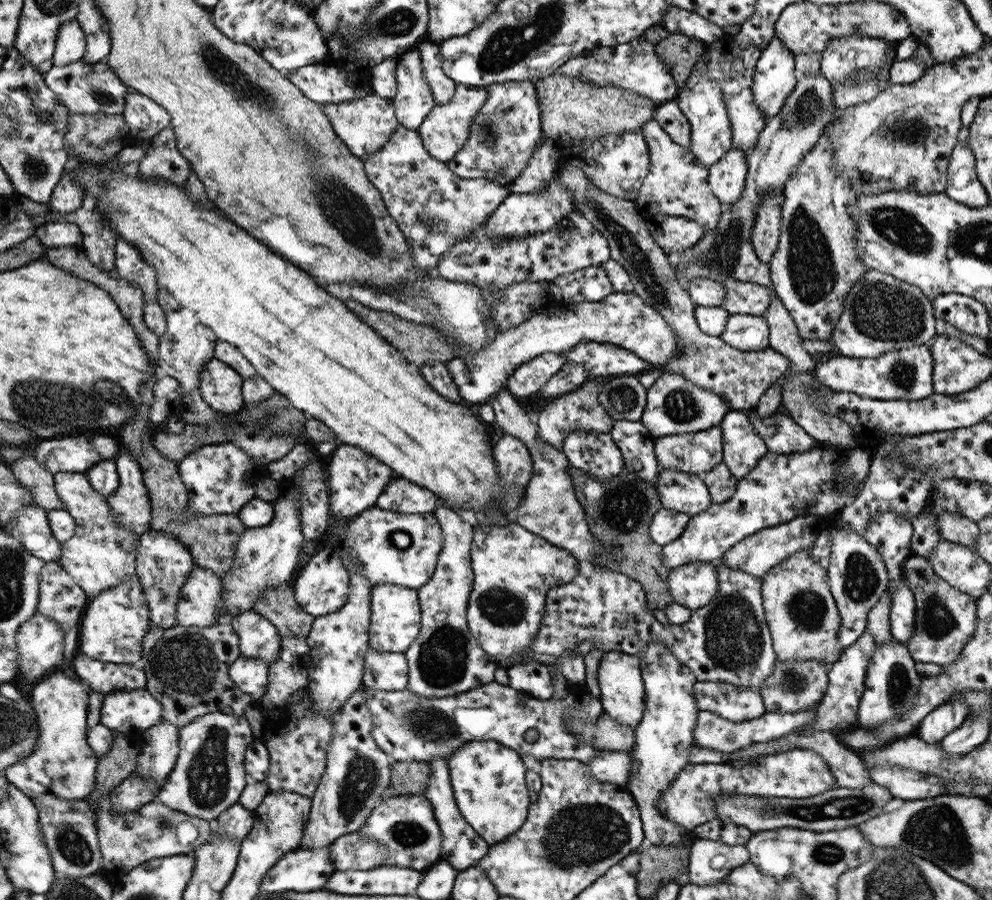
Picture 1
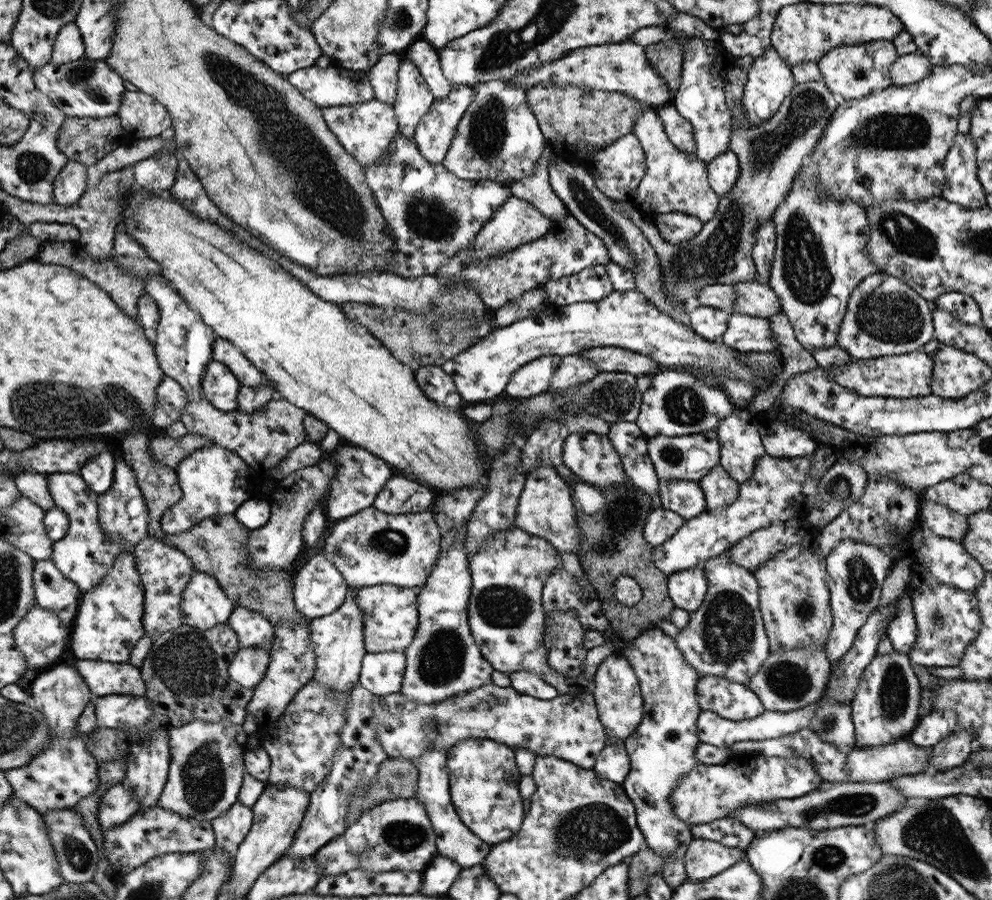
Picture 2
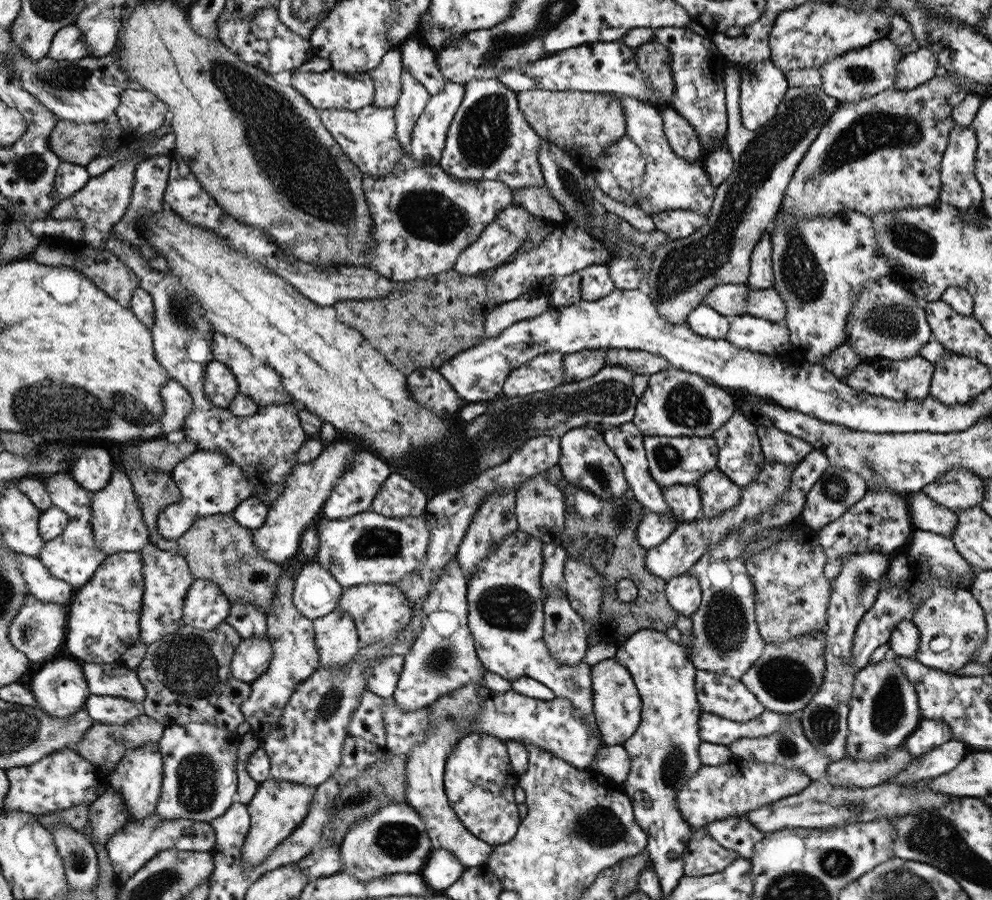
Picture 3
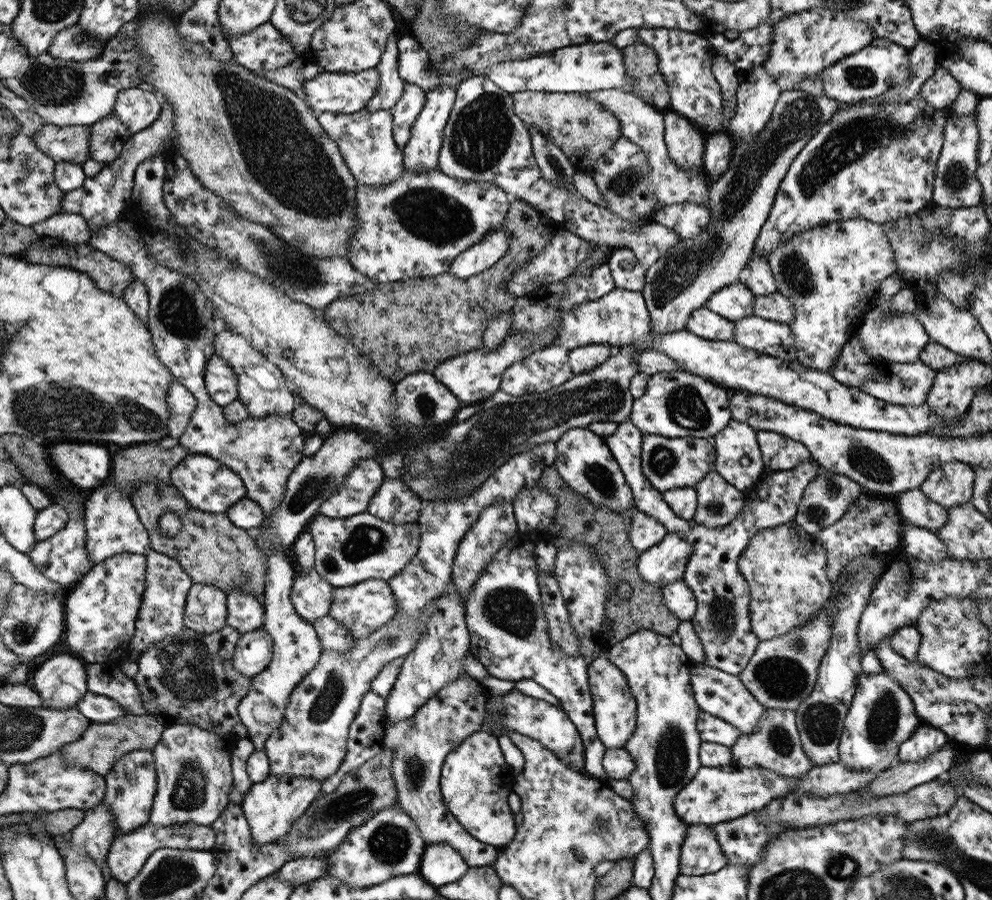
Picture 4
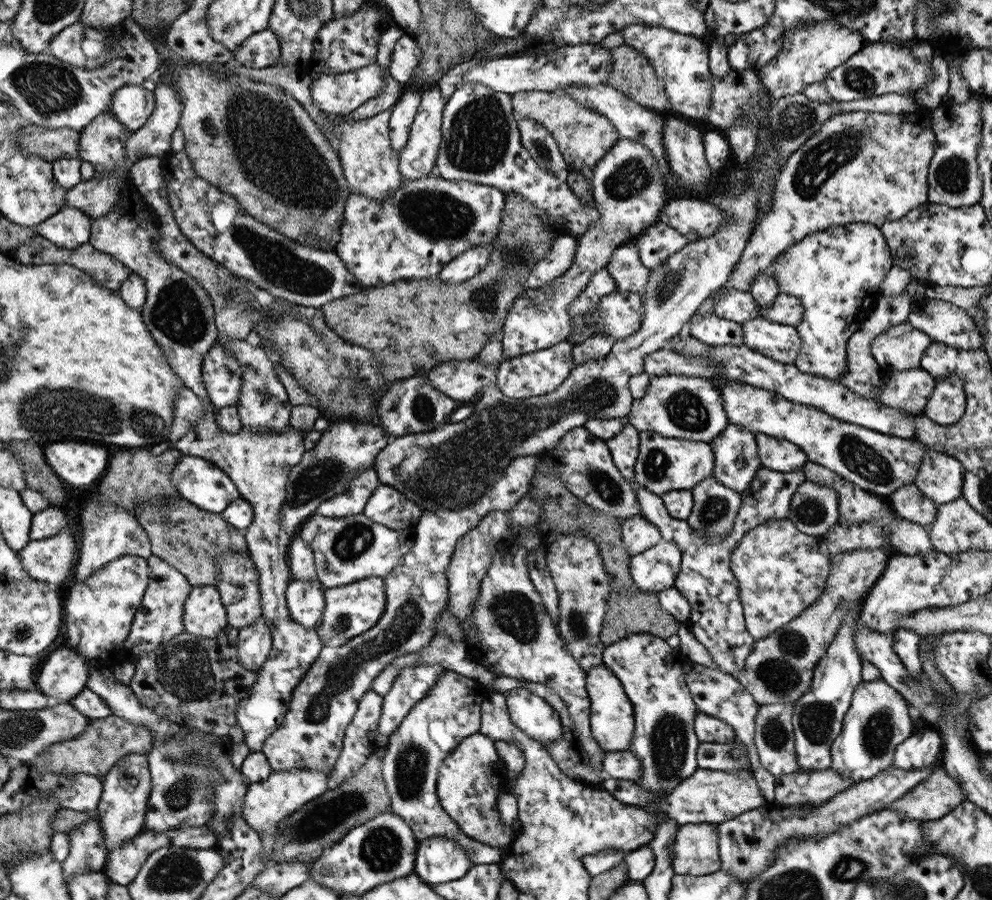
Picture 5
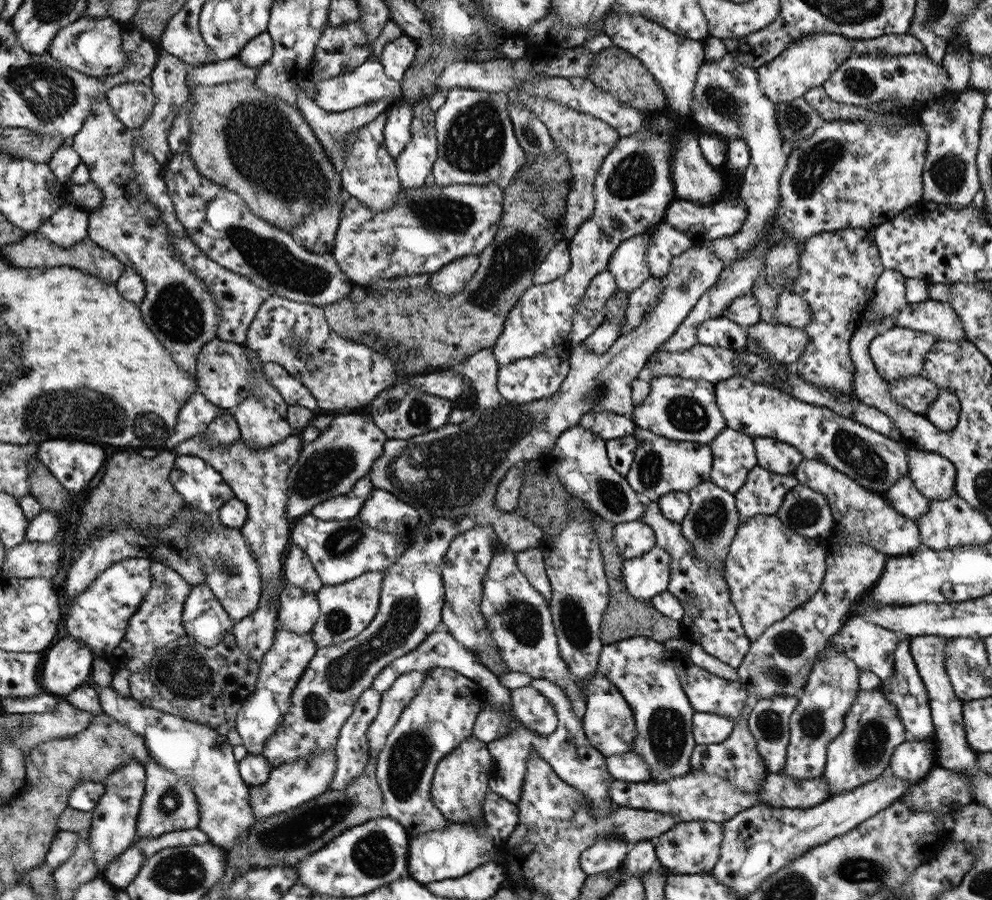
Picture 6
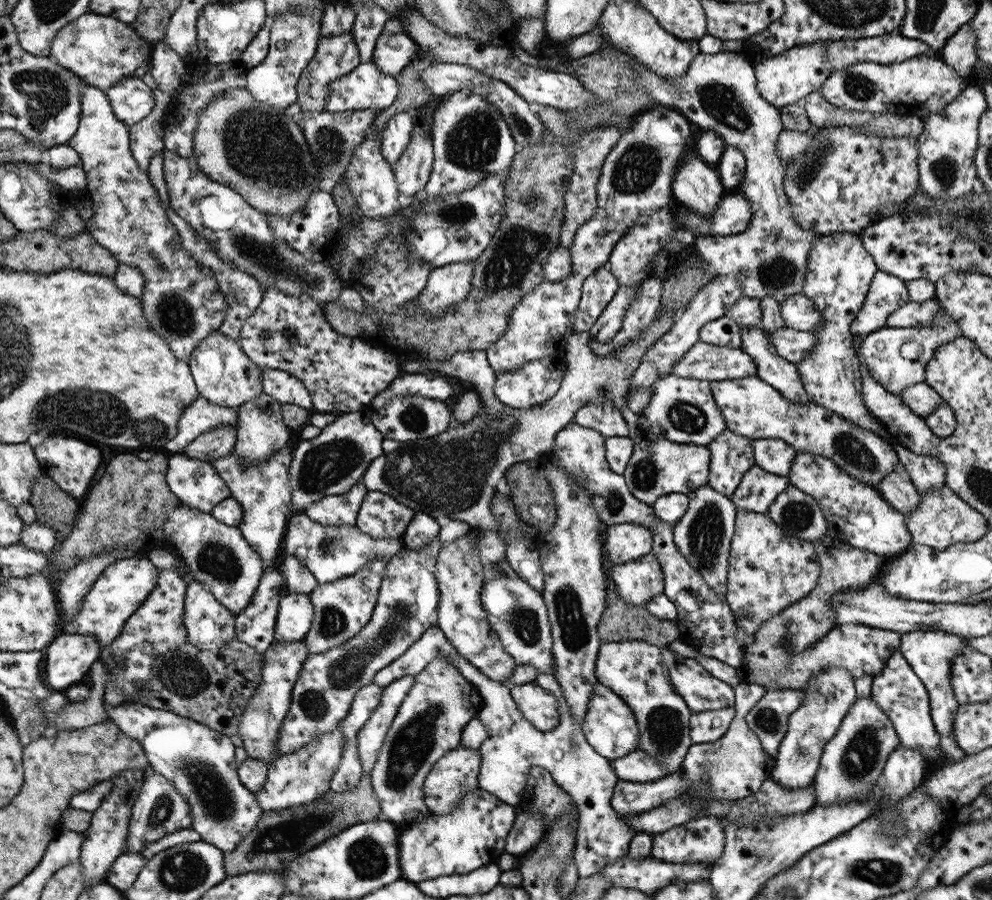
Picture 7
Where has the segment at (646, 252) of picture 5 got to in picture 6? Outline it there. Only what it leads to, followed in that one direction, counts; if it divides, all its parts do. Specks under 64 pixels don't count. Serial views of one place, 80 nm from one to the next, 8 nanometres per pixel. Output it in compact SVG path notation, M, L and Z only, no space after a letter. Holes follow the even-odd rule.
M666 222L658 224L647 248L647 261L653 276L666 276L670 270L672 258L680 256L693 245L693 240L683 232Z

